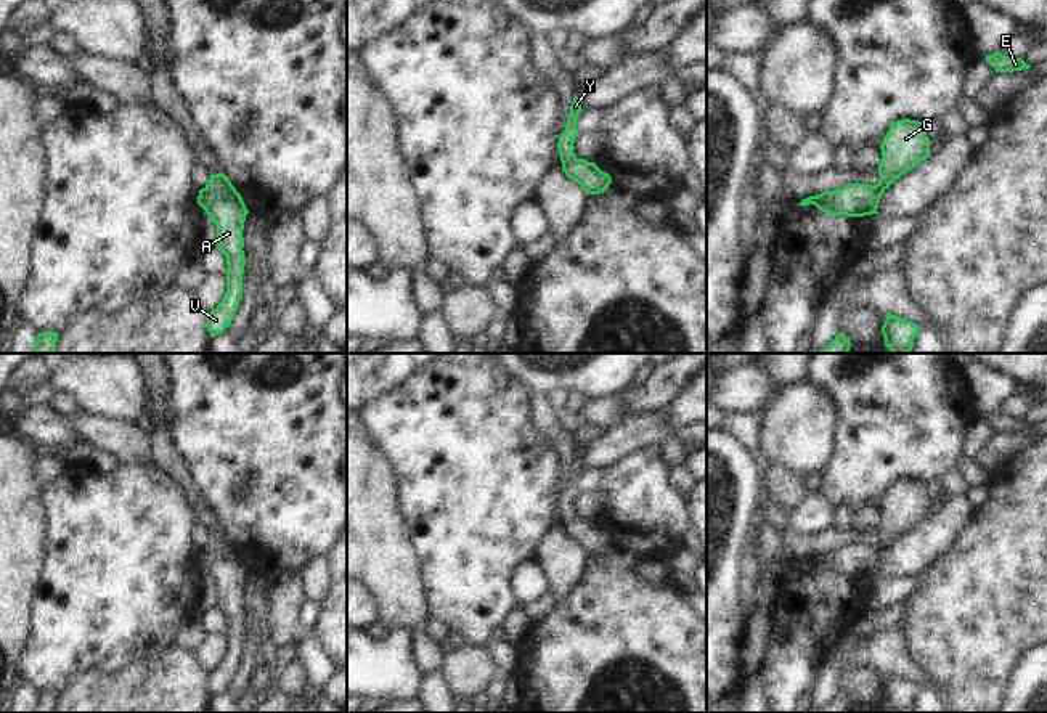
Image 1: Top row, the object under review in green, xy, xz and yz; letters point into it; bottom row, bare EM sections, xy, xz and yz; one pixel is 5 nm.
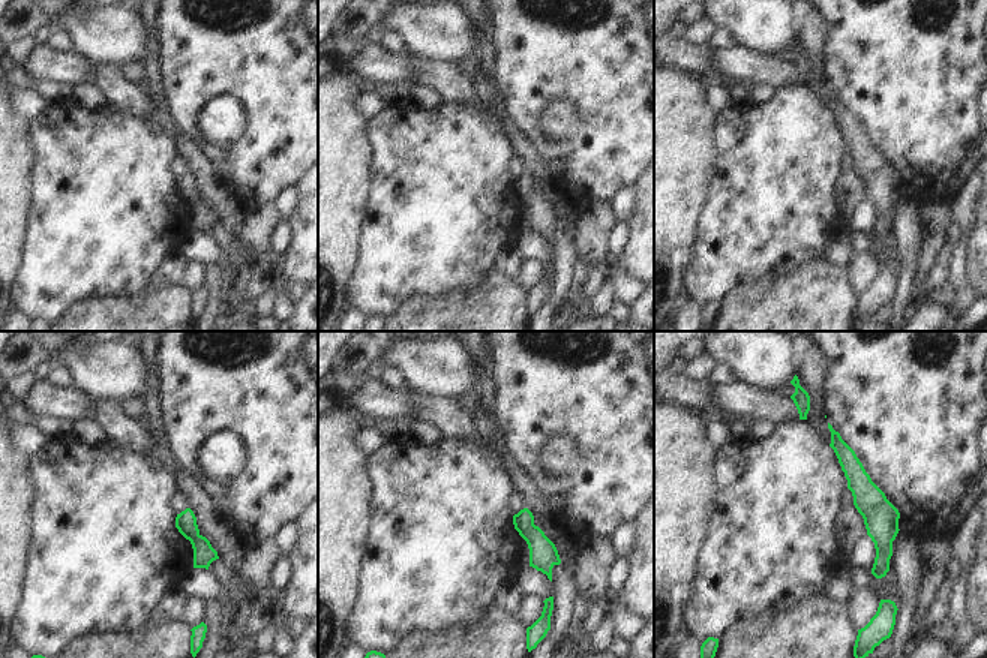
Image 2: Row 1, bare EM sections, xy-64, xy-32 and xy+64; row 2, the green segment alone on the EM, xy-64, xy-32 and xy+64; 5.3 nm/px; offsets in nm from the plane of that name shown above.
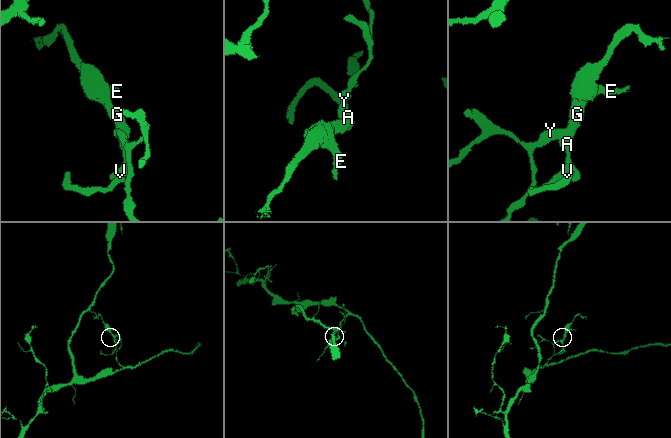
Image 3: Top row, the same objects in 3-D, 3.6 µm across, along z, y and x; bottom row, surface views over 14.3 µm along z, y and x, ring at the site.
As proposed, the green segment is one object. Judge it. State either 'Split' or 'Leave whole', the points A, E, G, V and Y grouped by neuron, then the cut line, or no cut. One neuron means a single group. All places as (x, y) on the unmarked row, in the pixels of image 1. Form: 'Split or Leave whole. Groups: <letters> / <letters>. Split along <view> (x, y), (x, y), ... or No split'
Split. Groups: A E G V / Y. Split along xy (204, 548), (209, 554), (206, 570)

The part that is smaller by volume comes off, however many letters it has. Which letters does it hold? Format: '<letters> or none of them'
A, E, G, V

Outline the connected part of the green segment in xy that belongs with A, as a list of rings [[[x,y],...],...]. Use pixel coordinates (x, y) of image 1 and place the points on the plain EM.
[[[223,532],[210,535],[206,549],[210,554],[206,573],[217,586],[217,609],[226,617],[228,625],[226,652],[207,676],[210,697],[215,697],[230,687],[241,660],[246,623],[242,589],[249,570]]]

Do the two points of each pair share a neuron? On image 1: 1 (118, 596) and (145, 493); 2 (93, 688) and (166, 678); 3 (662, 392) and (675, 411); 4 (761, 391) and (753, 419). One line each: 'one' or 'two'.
1: one
2: one
3: two
4: two

